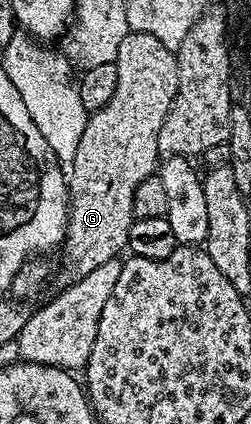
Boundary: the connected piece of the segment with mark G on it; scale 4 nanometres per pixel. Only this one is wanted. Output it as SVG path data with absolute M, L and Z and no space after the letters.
M146 32L128 33L126 40L122 40L122 45L118 48L115 64L118 68L118 88L114 90L114 96L110 98L110 104L106 104L100 110L93 110L89 113L88 123L78 143L78 150L74 153L70 169L66 174L68 180L68 229L64 233L64 241L62 243L64 267L58 270L54 278L54 282L58 284L57 287L60 288L72 286L75 282L82 281L86 276L90 276L90 272L94 272L94 268L102 268L102 264L106 264L112 258L120 258L125 253L128 237L130 236L130 228L136 218L134 194L138 192L138 186L142 184L142 180L146 180L151 174L157 173L158 159L161 157L158 152L158 132L162 132L162 124L166 124L166 116L170 112L178 92L178 64L176 63L174 51L166 48L166 44L162 44L162 40L157 40L156 37L150 36Z

